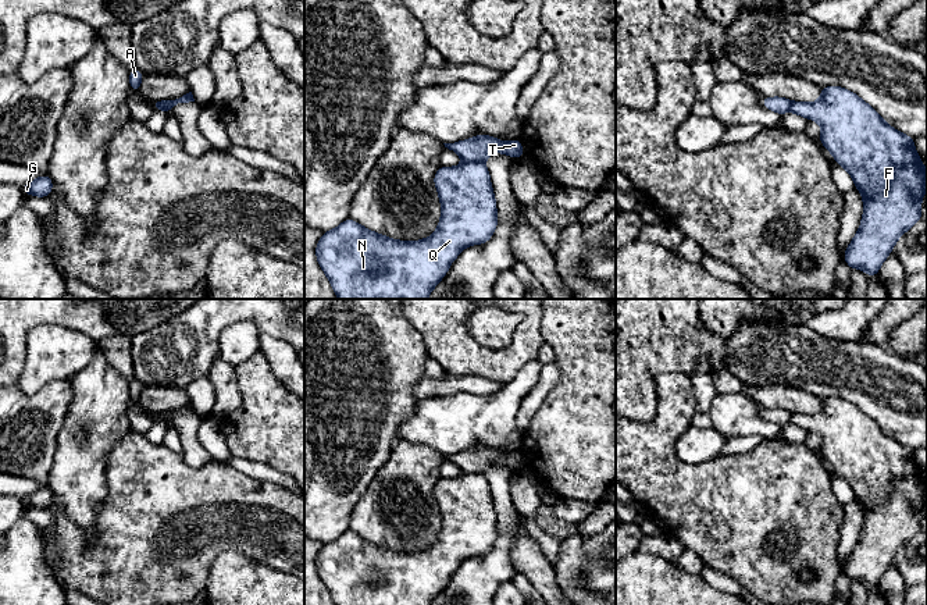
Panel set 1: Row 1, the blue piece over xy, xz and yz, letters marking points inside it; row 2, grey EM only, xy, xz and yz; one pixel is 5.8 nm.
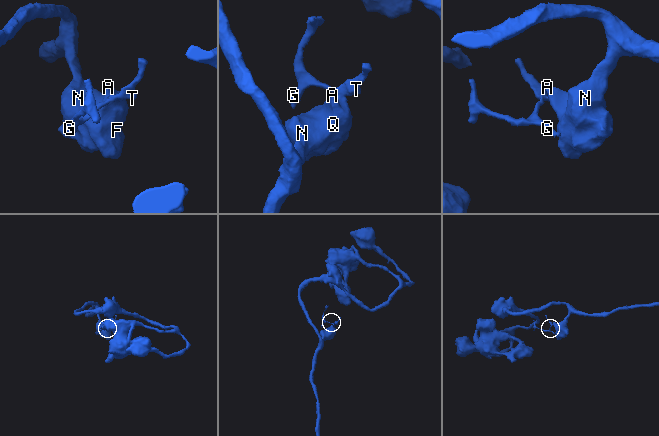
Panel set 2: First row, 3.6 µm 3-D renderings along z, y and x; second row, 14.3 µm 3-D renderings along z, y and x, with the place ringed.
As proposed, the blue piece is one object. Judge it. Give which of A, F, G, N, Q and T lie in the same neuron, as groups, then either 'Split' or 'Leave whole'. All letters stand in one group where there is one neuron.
Groups: A F N Q / G T. Split

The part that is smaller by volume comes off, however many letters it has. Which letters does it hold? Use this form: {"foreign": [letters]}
{"foreign": ["G", "T"]}

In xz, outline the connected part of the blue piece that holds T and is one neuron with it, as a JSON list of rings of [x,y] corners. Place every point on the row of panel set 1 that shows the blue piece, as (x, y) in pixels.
[[[475,135],[467,140],[443,145],[449,150],[457,153],[464,163],[484,163],[495,152],[507,154],[513,159],[524,156],[524,147],[518,139],[502,142],[489,135]]]

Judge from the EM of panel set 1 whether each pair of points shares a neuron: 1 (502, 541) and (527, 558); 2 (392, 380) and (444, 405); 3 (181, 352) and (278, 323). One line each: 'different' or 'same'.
1: different
2: different
3: same

